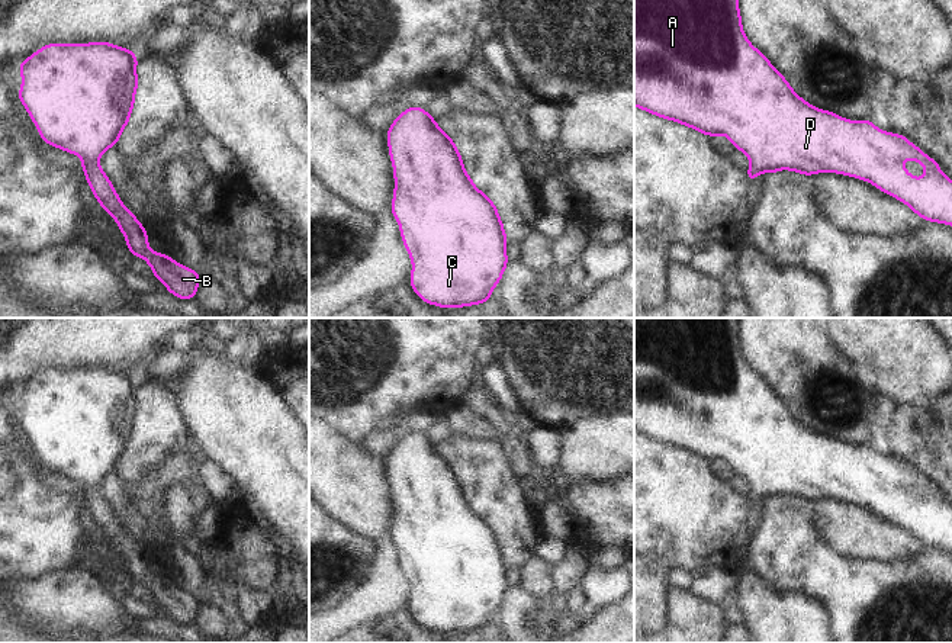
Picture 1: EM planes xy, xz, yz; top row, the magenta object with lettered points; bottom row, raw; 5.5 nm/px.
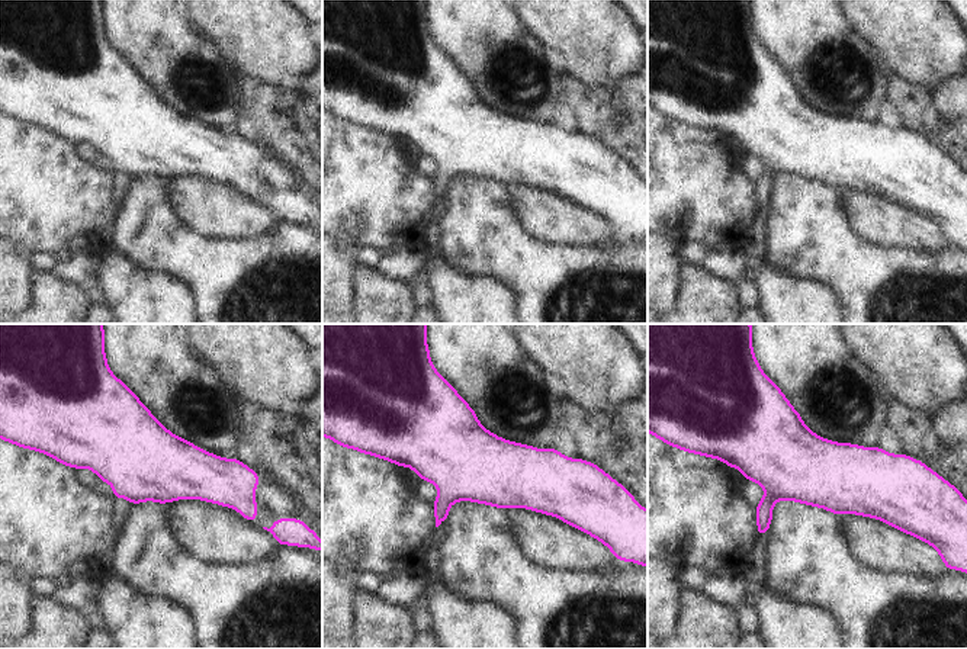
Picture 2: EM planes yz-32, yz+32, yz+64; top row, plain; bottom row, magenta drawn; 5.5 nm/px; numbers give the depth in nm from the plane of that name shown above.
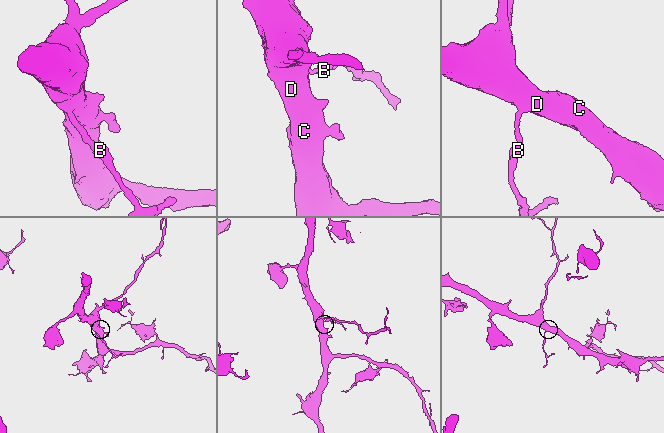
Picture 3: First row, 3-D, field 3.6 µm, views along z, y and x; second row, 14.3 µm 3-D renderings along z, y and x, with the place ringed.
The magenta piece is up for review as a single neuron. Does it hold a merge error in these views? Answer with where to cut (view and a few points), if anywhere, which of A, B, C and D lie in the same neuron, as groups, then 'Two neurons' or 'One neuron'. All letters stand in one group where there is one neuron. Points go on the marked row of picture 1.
No split. Groups: A B C D. One neuron.

